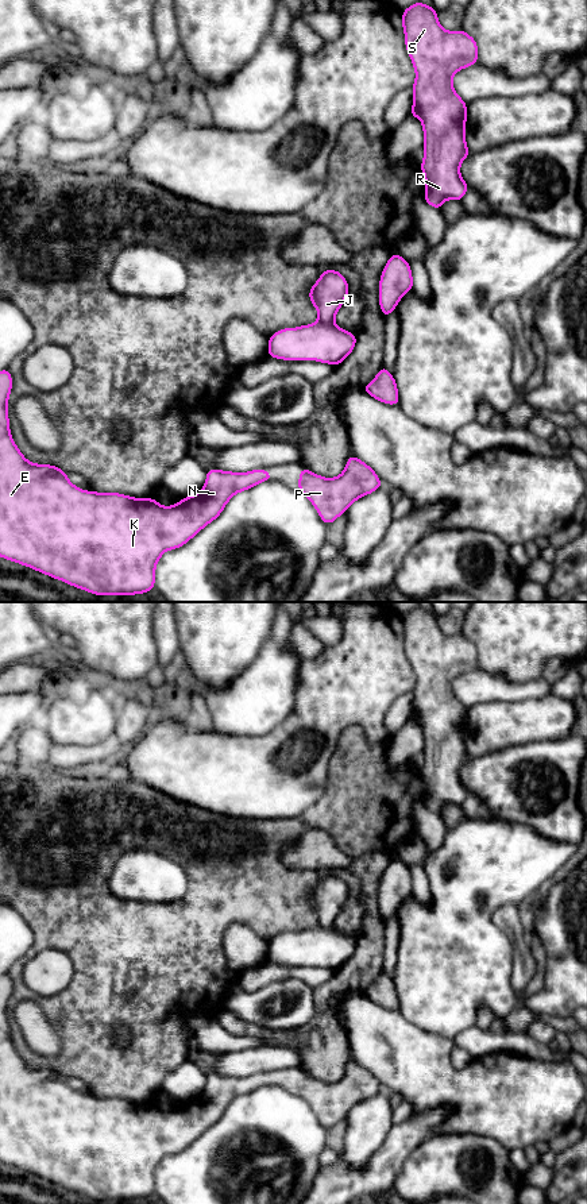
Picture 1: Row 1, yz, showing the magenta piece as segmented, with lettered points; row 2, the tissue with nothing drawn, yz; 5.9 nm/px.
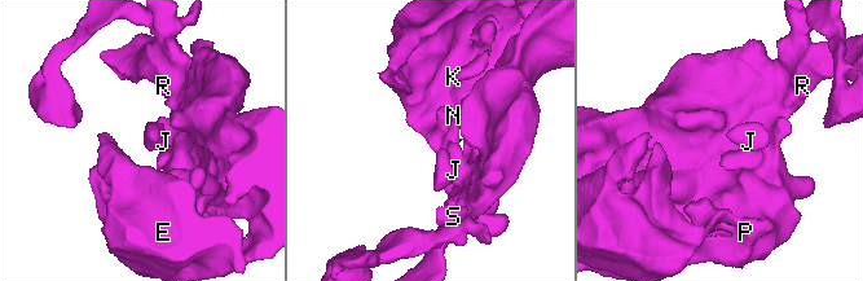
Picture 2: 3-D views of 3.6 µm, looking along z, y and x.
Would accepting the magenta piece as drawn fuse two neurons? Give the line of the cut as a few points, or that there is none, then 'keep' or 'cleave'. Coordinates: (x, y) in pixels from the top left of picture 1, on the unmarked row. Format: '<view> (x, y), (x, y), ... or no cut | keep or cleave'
no cut | keep

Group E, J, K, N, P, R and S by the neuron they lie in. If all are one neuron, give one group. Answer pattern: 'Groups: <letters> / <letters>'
Groups: E J K N P R S

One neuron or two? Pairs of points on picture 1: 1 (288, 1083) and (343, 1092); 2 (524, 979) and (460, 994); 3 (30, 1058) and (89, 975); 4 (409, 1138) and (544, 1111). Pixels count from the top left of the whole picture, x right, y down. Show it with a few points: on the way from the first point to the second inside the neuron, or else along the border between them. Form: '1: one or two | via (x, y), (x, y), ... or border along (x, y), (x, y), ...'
1: one | via (301, 1084), (315, 1092), (329, 1092)
2: two | border along (513, 950), (512, 988), (517, 995)
3: one | via (58, 1062), (85, 1035), (85, 1013), (89, 1003)
4: two | border along (448, 1110), (445, 1107), (432, 1107), (412, 1114)

